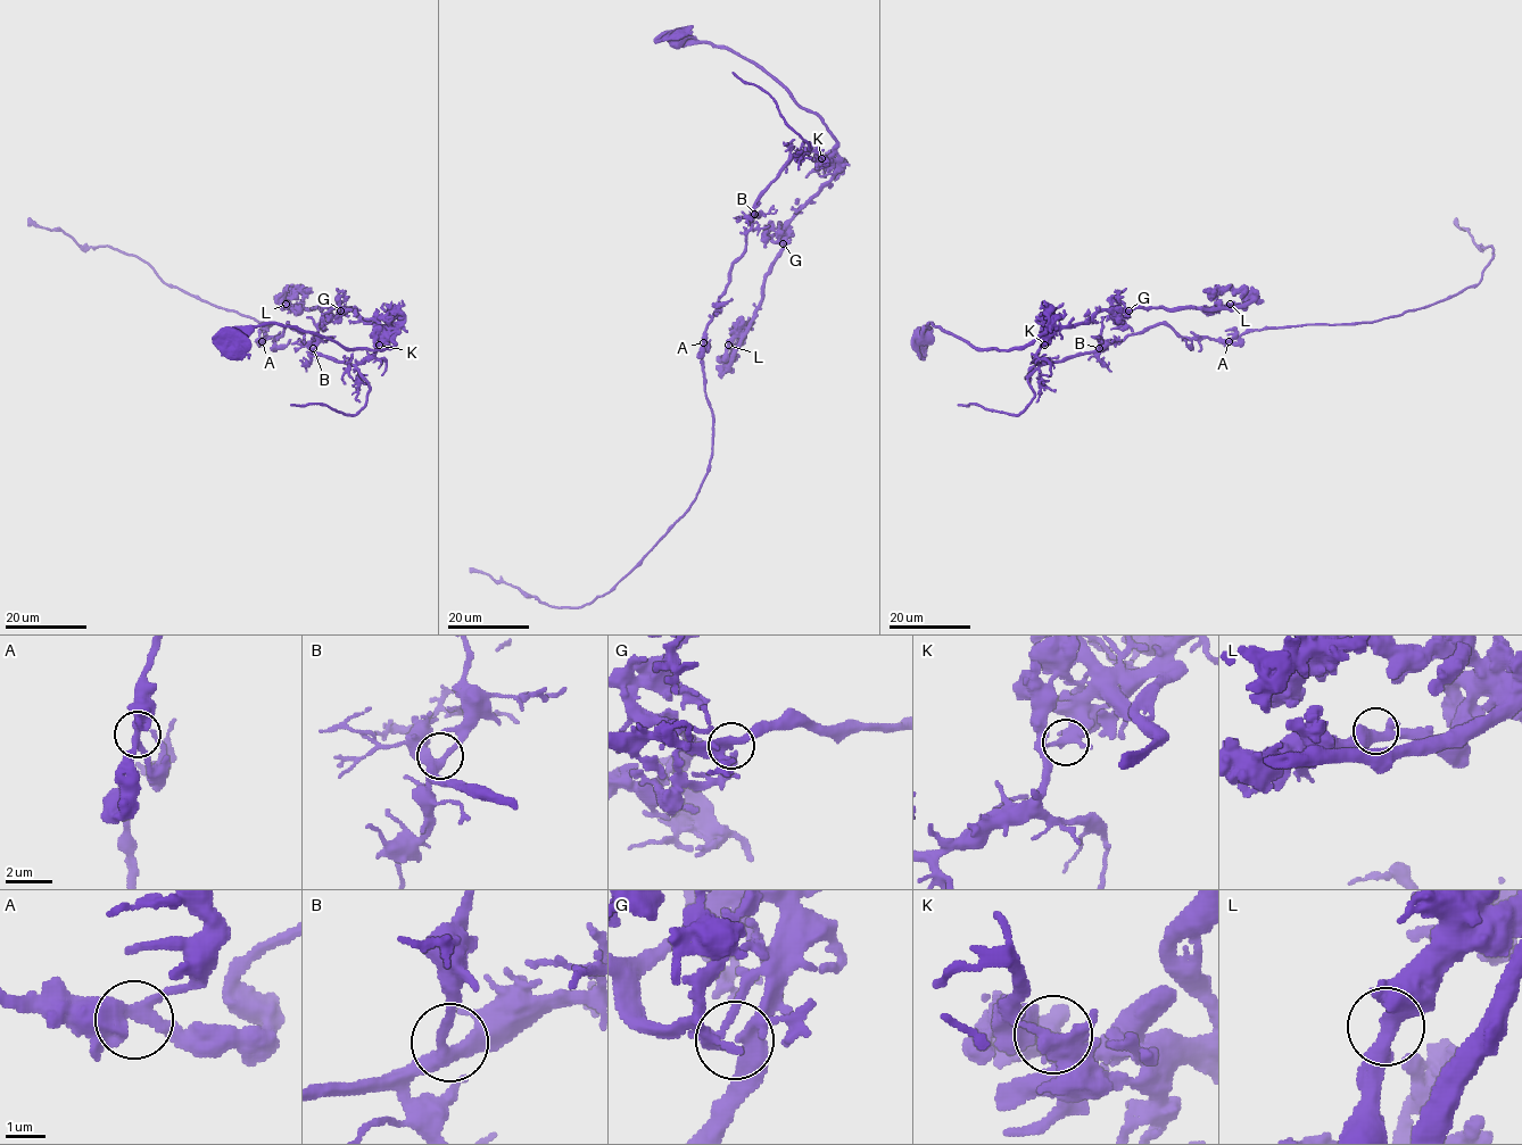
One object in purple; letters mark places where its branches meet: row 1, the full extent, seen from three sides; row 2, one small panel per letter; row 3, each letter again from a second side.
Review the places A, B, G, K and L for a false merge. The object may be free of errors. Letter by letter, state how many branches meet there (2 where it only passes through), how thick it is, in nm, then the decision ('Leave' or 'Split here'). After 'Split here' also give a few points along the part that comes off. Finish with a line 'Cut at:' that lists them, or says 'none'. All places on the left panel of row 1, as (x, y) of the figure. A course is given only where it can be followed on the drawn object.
A: Branches: 3. Thickness 320 nm. Leave
B: Branches: 3. Thickness 340 nm. Leave
G: Branches: 3. Thickness 320 nm. Leave
K: Branches: 3. Thickness 340 nm. Split here. Course of the part to remove: (379, 345), (348, 364), (313, 351), (288, 323), (261, 342), (271, 324), (27, 217)
L: Branches: 3. Thickness 420 nm. Leave
Cut at: K

